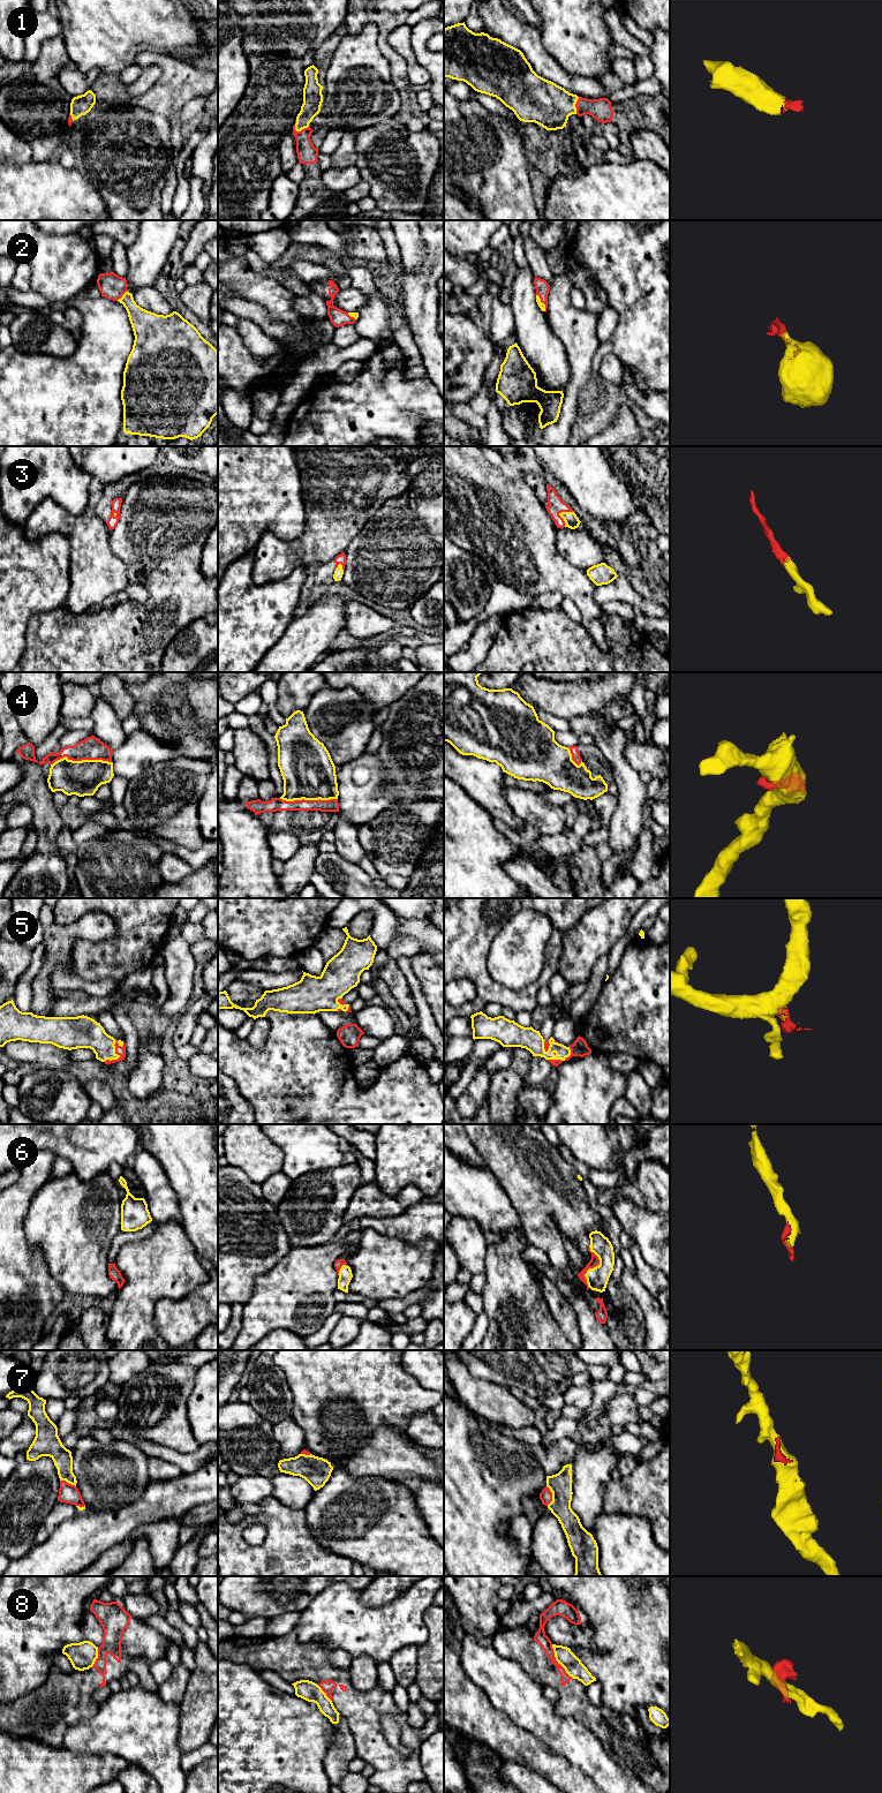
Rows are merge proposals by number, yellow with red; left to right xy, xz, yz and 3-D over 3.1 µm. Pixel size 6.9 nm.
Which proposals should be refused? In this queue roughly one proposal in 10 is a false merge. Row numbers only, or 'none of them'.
8

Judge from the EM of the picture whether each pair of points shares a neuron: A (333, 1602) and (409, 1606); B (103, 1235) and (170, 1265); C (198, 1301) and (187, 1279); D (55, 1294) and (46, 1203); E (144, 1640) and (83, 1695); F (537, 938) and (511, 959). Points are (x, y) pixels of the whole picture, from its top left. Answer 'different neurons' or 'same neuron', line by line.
A: same neuron
B: different neurons
C: different neurons
D: different neurons
E: same neuron
F: same neuron

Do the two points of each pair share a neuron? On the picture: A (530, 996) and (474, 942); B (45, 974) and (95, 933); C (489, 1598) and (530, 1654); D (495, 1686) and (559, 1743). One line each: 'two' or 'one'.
A: one
B: one
C: two
D: one

